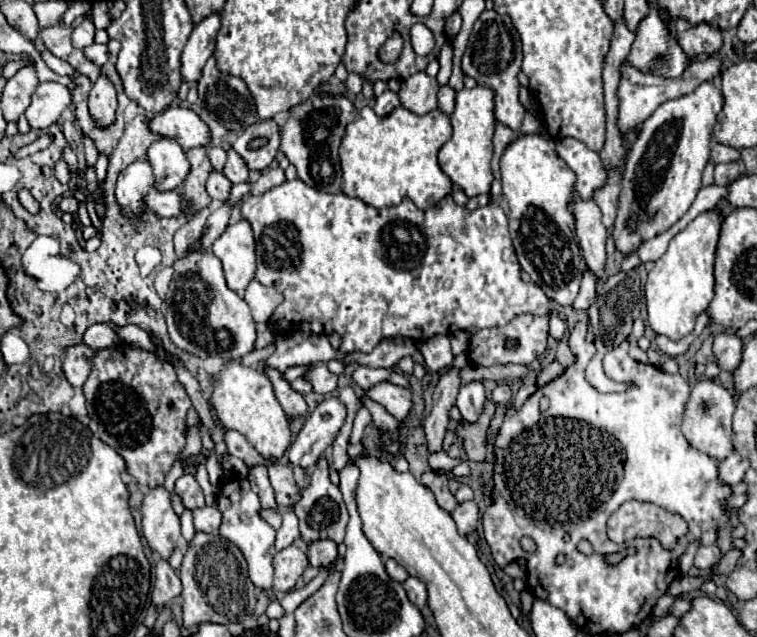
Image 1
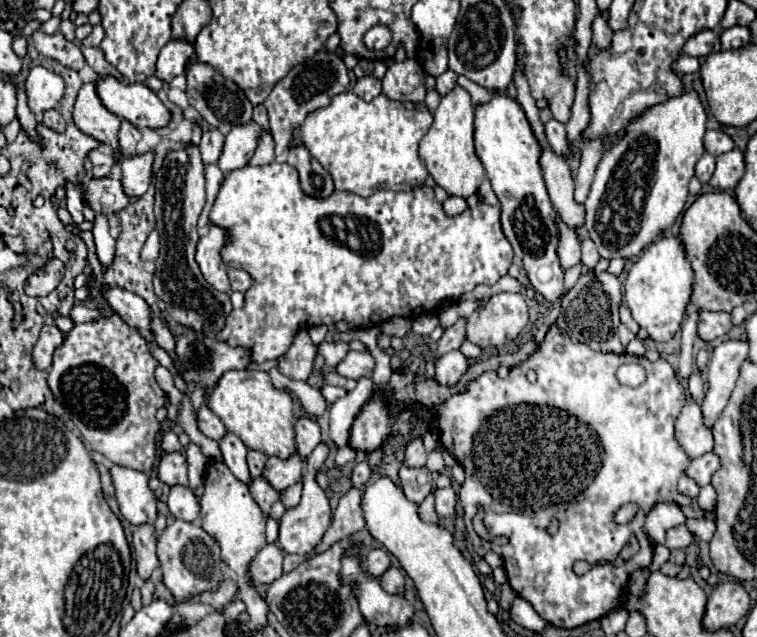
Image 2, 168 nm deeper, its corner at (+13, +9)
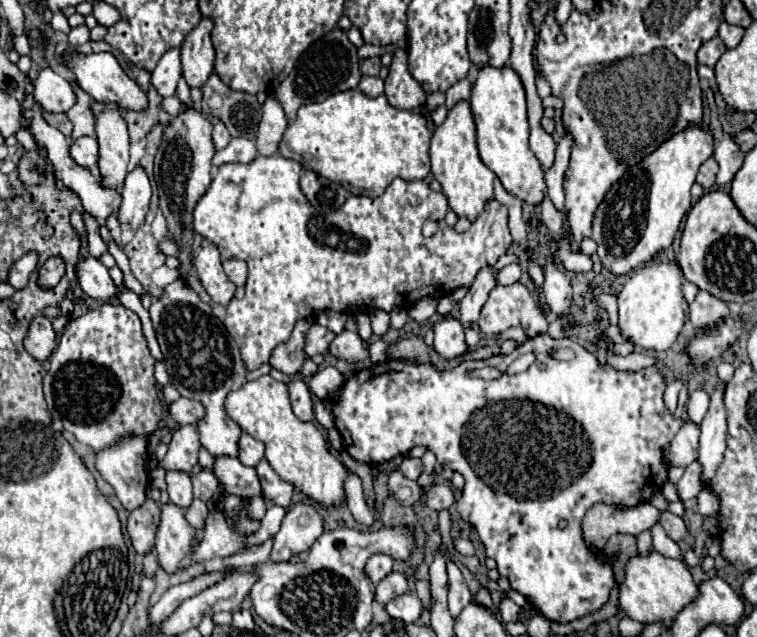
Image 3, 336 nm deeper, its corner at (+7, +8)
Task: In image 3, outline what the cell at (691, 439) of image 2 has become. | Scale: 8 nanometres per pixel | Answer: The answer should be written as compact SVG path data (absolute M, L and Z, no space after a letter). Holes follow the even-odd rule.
M684 423L676 437L670 441L668 449L668 465L678 465L686 467L698 457L698 437L700 429L694 423Z

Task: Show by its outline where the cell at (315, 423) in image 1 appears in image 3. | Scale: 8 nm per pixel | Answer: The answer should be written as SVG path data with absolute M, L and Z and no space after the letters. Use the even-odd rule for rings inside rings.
M262 459L256 467L256 473L260 477L262 483L262 497L268 505L280 505L280 507L288 507L292 493L294 493L294 485L282 481L274 469L268 465L266 459Z

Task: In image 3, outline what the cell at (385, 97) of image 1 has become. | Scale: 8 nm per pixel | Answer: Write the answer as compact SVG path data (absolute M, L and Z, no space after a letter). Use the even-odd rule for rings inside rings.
M362 77L358 89L368 97L378 97L384 93L384 81L380 77Z

